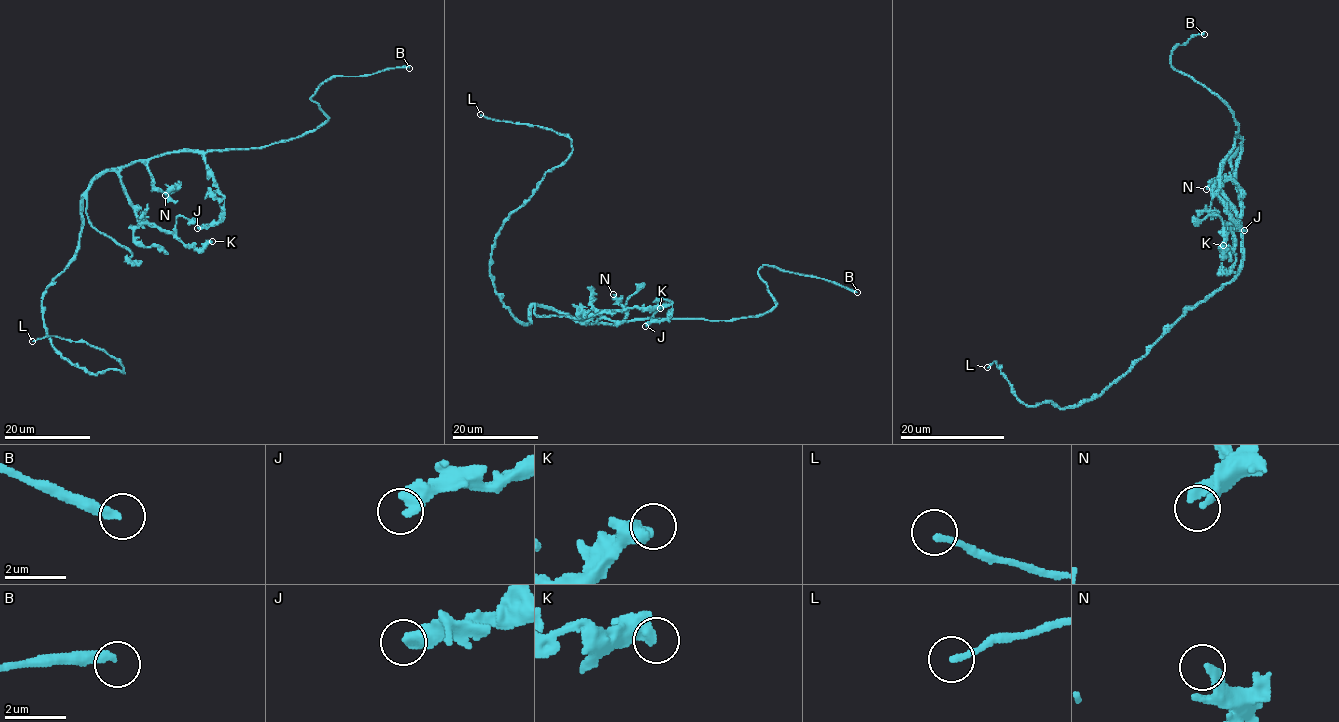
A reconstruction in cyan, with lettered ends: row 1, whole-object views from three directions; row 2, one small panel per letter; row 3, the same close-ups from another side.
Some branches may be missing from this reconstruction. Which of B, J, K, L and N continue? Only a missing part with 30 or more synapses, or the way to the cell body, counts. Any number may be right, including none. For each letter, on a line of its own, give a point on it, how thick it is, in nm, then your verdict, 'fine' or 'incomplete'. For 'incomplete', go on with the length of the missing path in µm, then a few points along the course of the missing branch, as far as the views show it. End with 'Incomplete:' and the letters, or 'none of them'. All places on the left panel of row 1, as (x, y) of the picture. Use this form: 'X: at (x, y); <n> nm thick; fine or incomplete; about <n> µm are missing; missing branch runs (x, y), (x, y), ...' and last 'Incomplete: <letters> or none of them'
B: at (409, 68); 300 nm thick; incomplete; about 190 µm are missing
J: at (197, 228); 400 nm thick; fine
K: at (212, 241); 480 nm thick; fine
L: at (32, 341); 190 nm thick; fine
N: at (165, 195); 280 nm thick; fine
Incomplete: B

